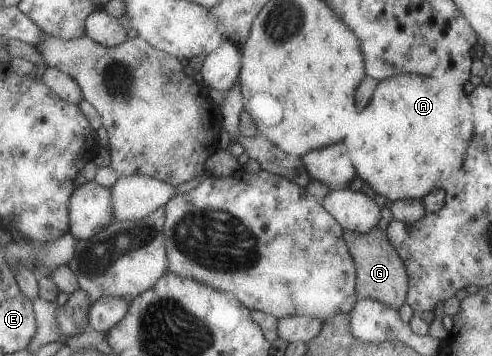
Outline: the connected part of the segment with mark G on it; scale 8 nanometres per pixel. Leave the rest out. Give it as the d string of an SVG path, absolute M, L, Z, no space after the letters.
M373 226L365 234L345 231L346 246L349 248L351 258L357 274L356 292L358 299L373 298L383 302L385 306L398 310L406 300L406 290L408 285L406 265L399 258L398 251L386 236L386 231L377 226Z

